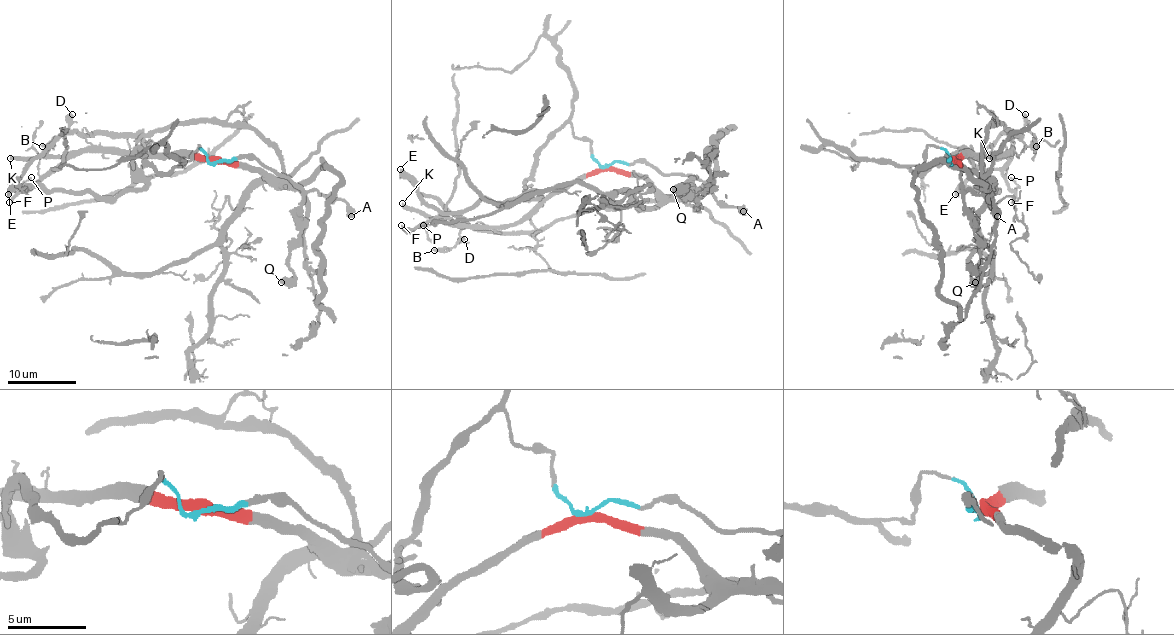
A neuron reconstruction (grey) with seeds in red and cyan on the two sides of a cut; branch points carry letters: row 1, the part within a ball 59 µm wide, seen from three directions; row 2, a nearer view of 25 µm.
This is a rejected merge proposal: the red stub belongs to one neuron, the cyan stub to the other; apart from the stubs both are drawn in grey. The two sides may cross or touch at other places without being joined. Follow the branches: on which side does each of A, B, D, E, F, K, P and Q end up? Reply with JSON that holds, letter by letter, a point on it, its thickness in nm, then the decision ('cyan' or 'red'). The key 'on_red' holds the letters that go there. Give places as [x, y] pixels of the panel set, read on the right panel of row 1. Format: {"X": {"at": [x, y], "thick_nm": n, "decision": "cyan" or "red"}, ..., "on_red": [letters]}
{"A": {"at": [997, 216], "thick_nm": 800, "decision": "cyan"}, "B": {"at": [1036, 146], "thick_nm": 240, "decision": "cyan"}, "D": {"at": [1025, 114], "thick_nm": 440, "decision": "cyan"}, "E": {"at": [955, 194], "thick_nm": 480, "decision": "cyan"}, "F": {"at": [1011, 202], "thick_nm": 280, "decision": "red"}, "K": {"at": [989, 158], "thick_nm": 380, "decision": "red"}, "P": {"at": [1011, 177], "thick_nm": 90, "decision": "red"}, "Q": {"at": [975, 282], "thick_nm": 600, "decision": "cyan"}, "on_red": ["F", "K", "P"]}

